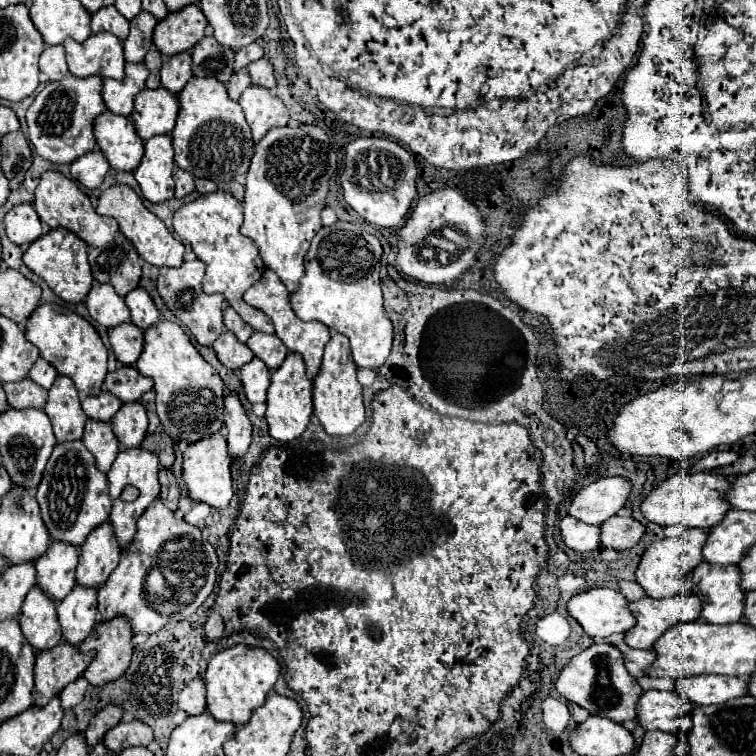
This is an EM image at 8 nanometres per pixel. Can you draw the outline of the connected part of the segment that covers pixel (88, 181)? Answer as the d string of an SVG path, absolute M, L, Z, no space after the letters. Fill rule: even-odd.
M88 152L70 164L72 178L90 190L102 184L106 172L108 172L108 162L104 160L104 154L100 152Z

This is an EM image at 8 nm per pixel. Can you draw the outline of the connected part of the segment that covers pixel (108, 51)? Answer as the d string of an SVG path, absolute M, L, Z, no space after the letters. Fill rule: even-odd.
M110 32L92 34L84 44L76 44L72 38L64 42L66 62L70 74L78 78L100 76L124 80L124 52L122 42Z

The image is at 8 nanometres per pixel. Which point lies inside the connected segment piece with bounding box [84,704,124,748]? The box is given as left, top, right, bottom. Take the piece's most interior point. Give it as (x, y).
(110, 716)

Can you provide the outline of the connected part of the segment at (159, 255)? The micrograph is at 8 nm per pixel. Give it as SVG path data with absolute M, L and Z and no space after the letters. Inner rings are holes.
M112 186L108 190L102 192L100 200L98 200L98 206L96 206L96 212L100 216L110 216L118 222L120 226L120 232L134 244L138 256L142 260L146 260L148 264L152 266L168 266L168 268L174 268L174 266L180 266L182 264L182 258L184 258L184 246L182 242L178 242L164 226L164 222L154 216L144 204L142 200L138 198L138 194L130 188L130 186Z

